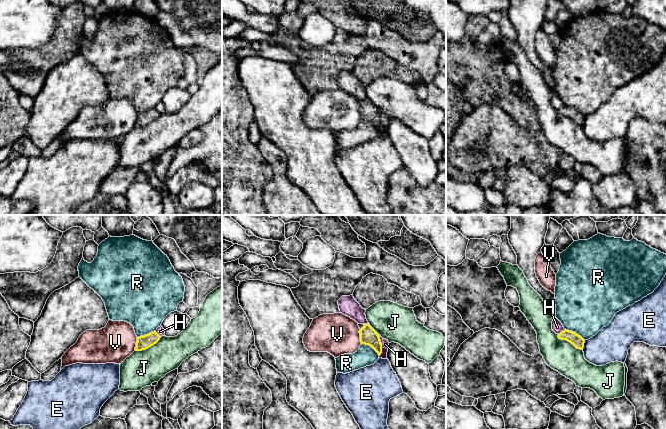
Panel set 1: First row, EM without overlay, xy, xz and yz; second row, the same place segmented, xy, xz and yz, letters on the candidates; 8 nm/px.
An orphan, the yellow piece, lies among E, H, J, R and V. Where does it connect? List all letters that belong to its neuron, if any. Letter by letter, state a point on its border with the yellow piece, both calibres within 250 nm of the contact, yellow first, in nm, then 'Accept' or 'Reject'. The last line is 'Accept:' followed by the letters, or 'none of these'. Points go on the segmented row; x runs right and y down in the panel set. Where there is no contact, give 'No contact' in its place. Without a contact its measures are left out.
E: Touches yellow at yz (583, 345). Thickness 90 nm (yellow) against 280 nm. Reject
H: Touches yellow at xz (381, 345). Thickness 140 nm (yellow) against 60 nm. Reject
J: Touches yellow at yz (569, 341). Thickness 90 nm (yellow) against 260 nm. Reject
R: Touches yellow at yz (574, 332). Thickness 90 nm (yellow) against 480 nm. Reject
V: Touches yellow at xz (360, 336). Thickness 140 nm (yellow) against 320 nm. Reject
Accept: none of these

